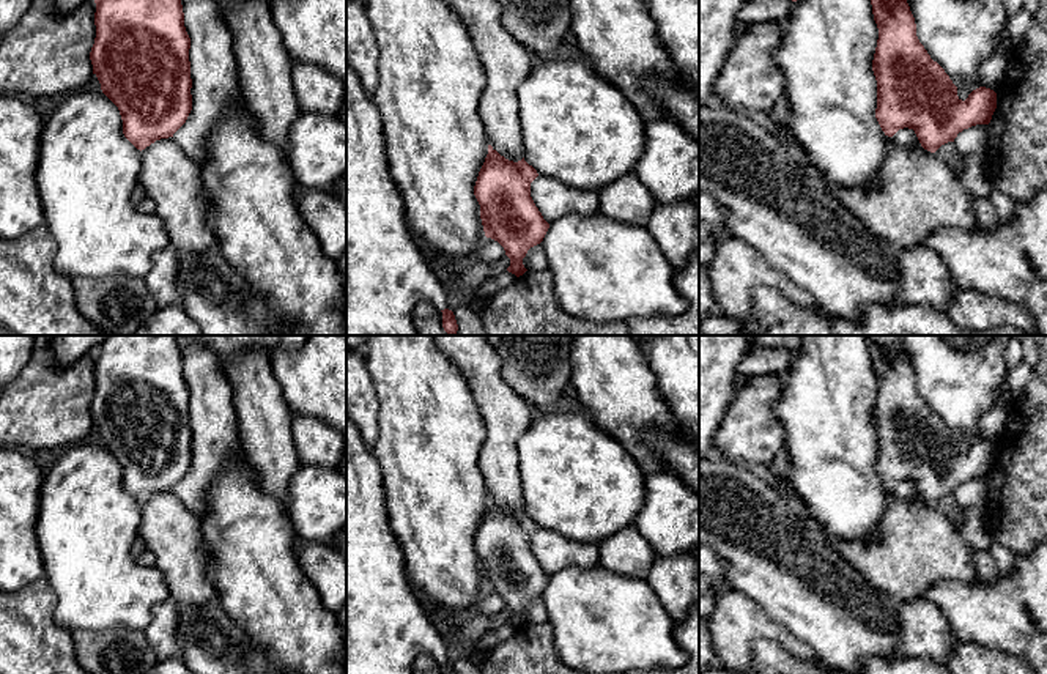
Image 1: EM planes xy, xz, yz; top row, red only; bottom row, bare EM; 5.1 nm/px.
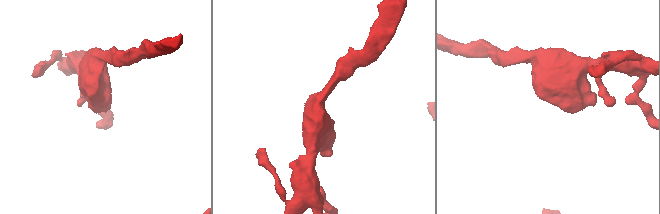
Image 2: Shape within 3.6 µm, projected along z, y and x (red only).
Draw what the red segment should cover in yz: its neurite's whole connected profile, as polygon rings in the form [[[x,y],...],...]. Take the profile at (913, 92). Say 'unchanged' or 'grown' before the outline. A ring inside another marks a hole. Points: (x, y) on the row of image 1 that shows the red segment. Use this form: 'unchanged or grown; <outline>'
unchanged; [[[871,0],[871,5],[879,28],[872,60],[875,118],[885,135],[913,129],[921,146],[935,153],[964,129],[989,124],[997,93],[979,87],[965,101],[957,96],[957,87],[919,43],[907,0]]]

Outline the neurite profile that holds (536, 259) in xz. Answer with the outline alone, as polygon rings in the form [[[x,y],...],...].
[[[537,244],[527,250],[526,257],[523,258],[523,265],[527,271],[548,269],[548,258],[542,244]]]

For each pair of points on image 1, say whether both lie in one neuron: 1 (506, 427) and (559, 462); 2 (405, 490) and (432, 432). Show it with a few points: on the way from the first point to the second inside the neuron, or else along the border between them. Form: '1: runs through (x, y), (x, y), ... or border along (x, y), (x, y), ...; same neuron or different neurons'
1: border along (536, 416), (518, 440), (521, 474); different neurons
2: runs through (419, 476), (429, 466), (429, 446); same neuron

